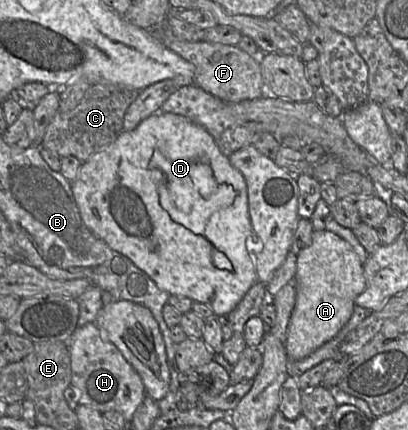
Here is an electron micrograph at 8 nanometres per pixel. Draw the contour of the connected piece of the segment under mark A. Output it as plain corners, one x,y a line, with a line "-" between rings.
314,230
312,242
299,251
294,277
296,302
284,345
289,361
299,361
331,340
350,319
356,297
366,288
363,263
352,246
328,230

